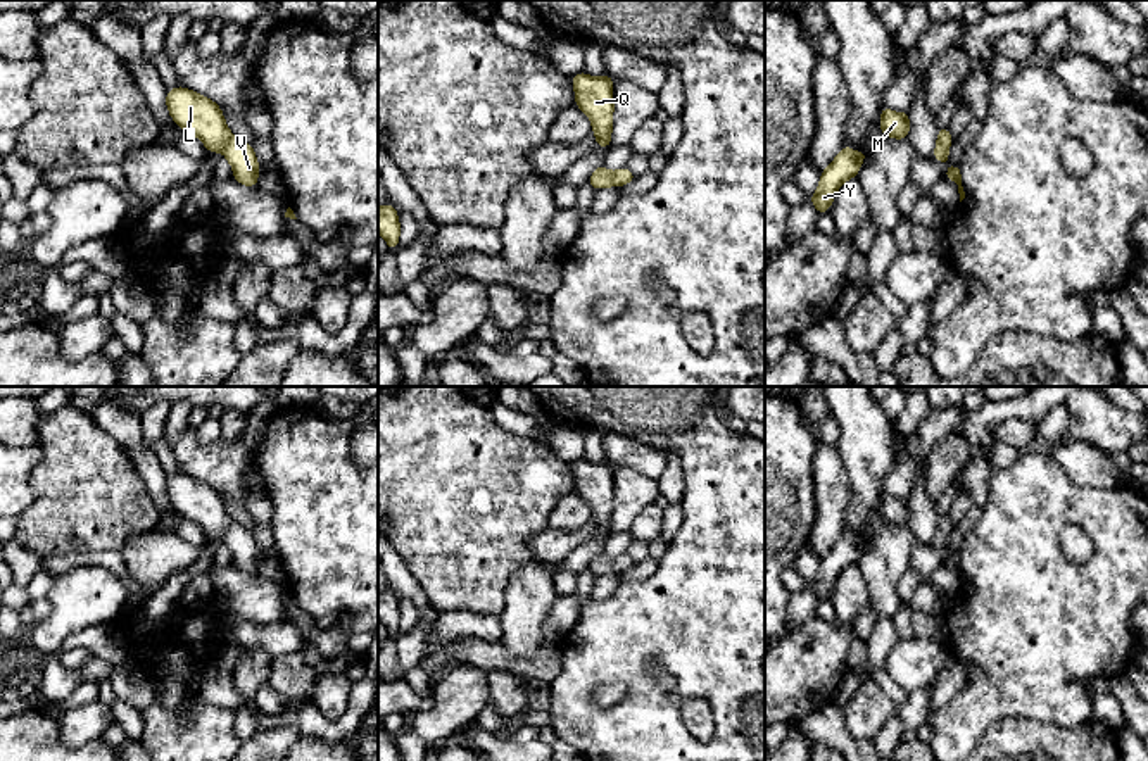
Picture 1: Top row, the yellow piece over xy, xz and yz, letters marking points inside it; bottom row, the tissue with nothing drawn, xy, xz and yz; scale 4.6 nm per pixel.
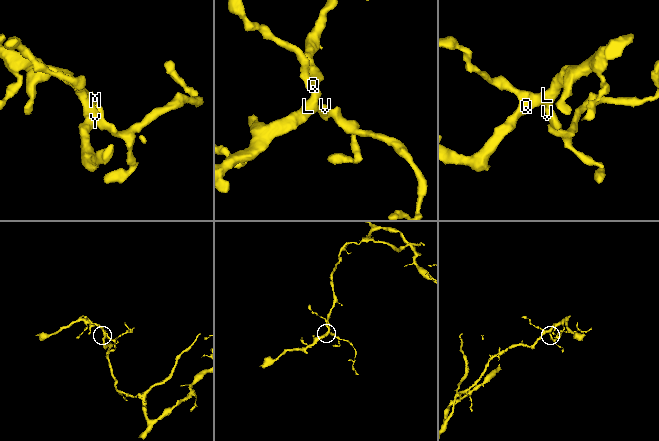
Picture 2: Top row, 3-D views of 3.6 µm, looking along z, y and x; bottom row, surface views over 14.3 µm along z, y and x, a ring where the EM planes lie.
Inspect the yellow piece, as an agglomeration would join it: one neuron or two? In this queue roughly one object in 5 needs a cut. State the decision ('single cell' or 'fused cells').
single cell

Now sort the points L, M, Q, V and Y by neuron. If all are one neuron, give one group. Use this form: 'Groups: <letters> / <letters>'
Groups: L M Q V Y

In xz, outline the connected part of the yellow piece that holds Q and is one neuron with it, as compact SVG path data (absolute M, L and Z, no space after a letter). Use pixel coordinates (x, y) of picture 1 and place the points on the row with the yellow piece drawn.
M578 72L570 78L575 90L575 105L590 119L596 147L611 147L613 133L613 88L615 79L608 74L596 78Z

